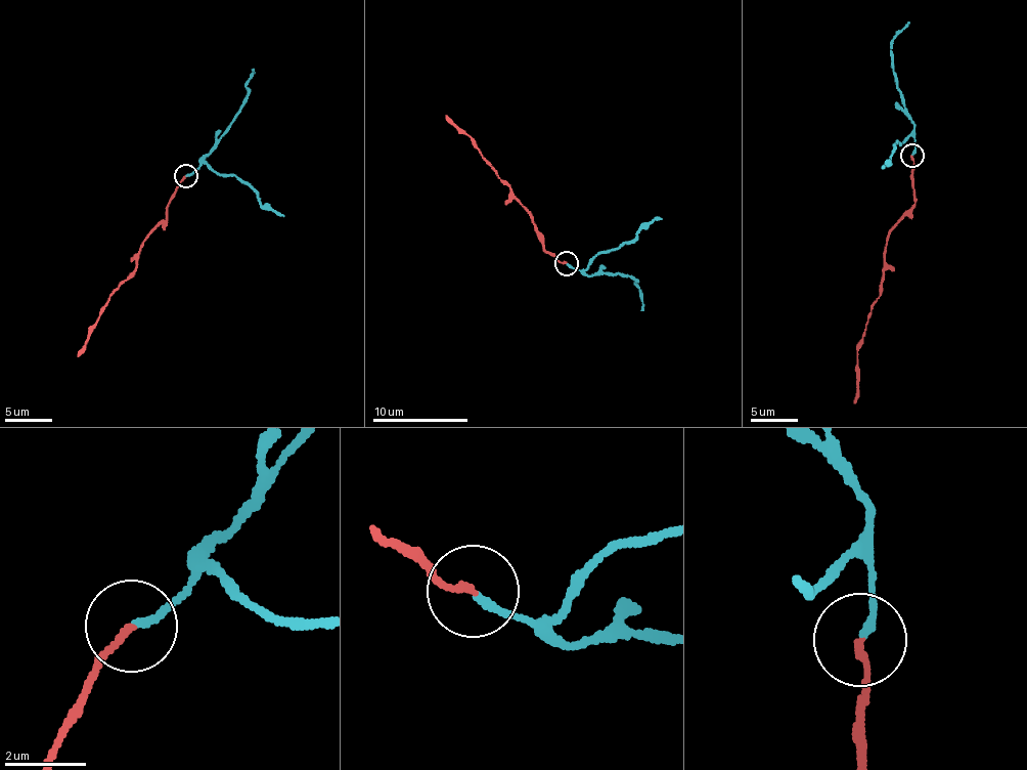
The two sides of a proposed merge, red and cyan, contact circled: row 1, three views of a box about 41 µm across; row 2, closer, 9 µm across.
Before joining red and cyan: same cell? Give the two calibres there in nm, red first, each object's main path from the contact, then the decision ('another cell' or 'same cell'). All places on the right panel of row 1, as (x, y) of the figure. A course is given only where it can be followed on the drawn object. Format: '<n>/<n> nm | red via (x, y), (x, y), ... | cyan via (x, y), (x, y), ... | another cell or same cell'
150/180 nm | red via (911, 156), (916, 203), (886, 241), (882, 285), (856, 351), (857, 397), (853, 403) | cyan via (911, 155), (914, 123), (901, 95), (890, 54), (890, 44), (908, 23) | another cell

